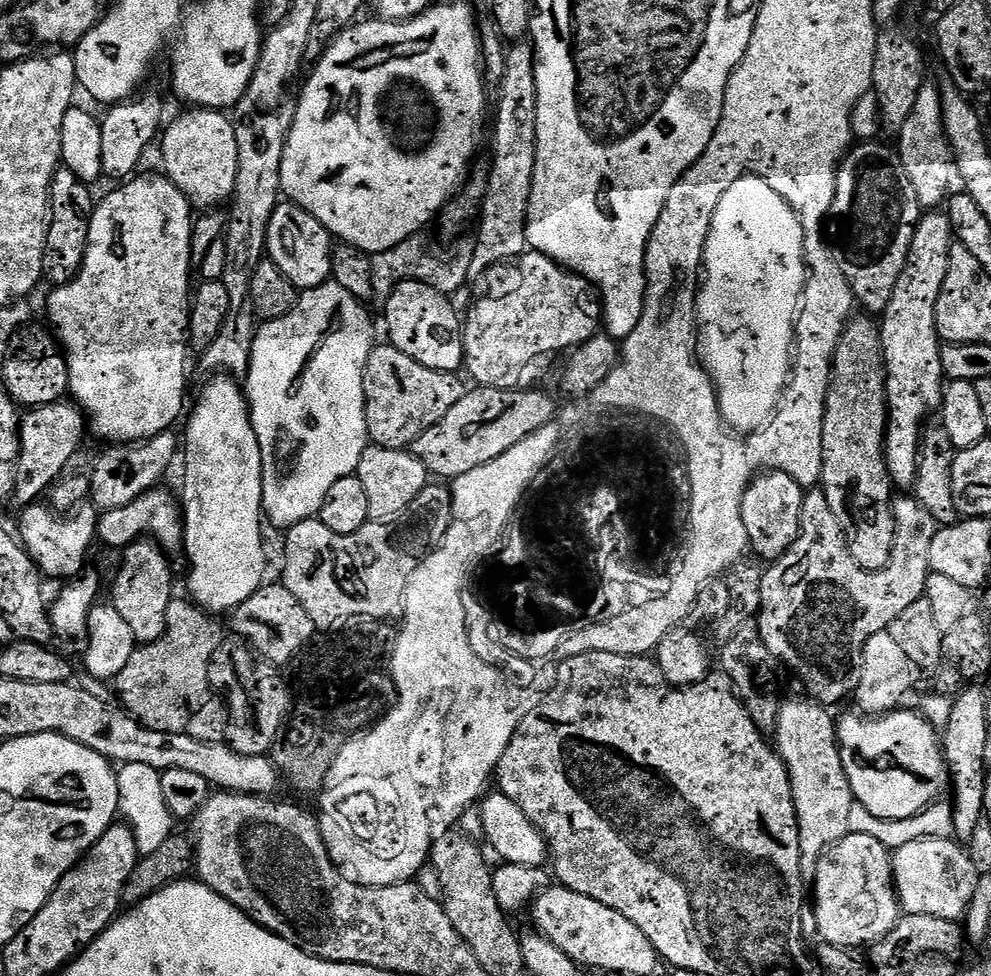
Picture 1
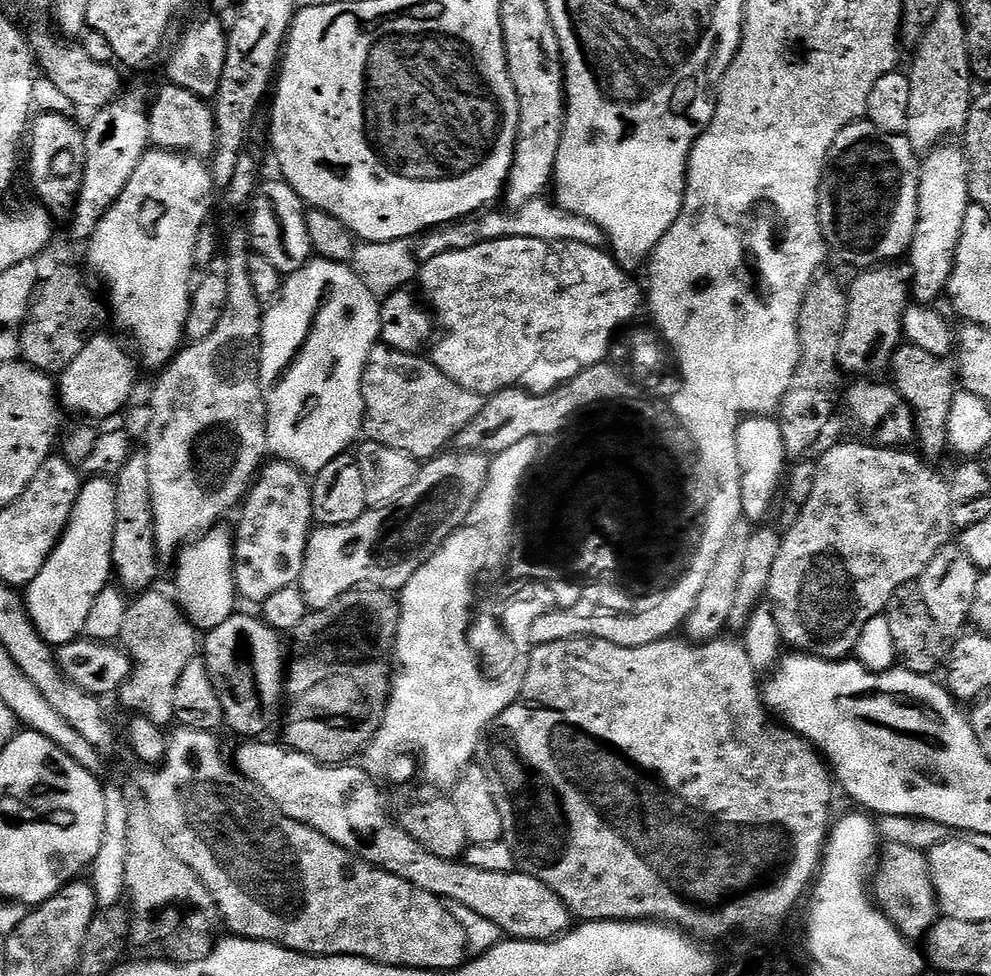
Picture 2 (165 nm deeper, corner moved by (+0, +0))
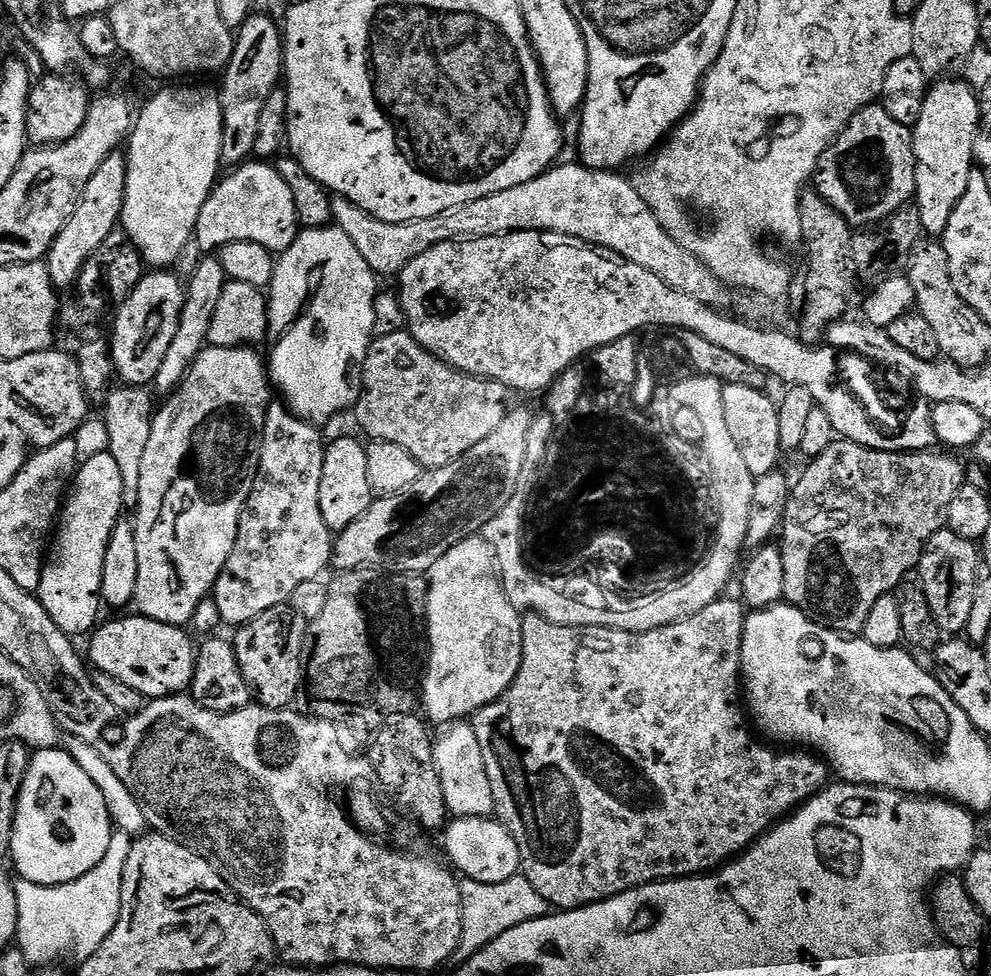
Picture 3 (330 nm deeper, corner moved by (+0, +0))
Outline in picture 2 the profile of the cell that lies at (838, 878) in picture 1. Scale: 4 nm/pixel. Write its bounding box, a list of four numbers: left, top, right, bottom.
[870,843,938,941]

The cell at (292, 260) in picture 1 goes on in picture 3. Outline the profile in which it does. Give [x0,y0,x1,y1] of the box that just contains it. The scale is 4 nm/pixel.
[195,162,300,254]

